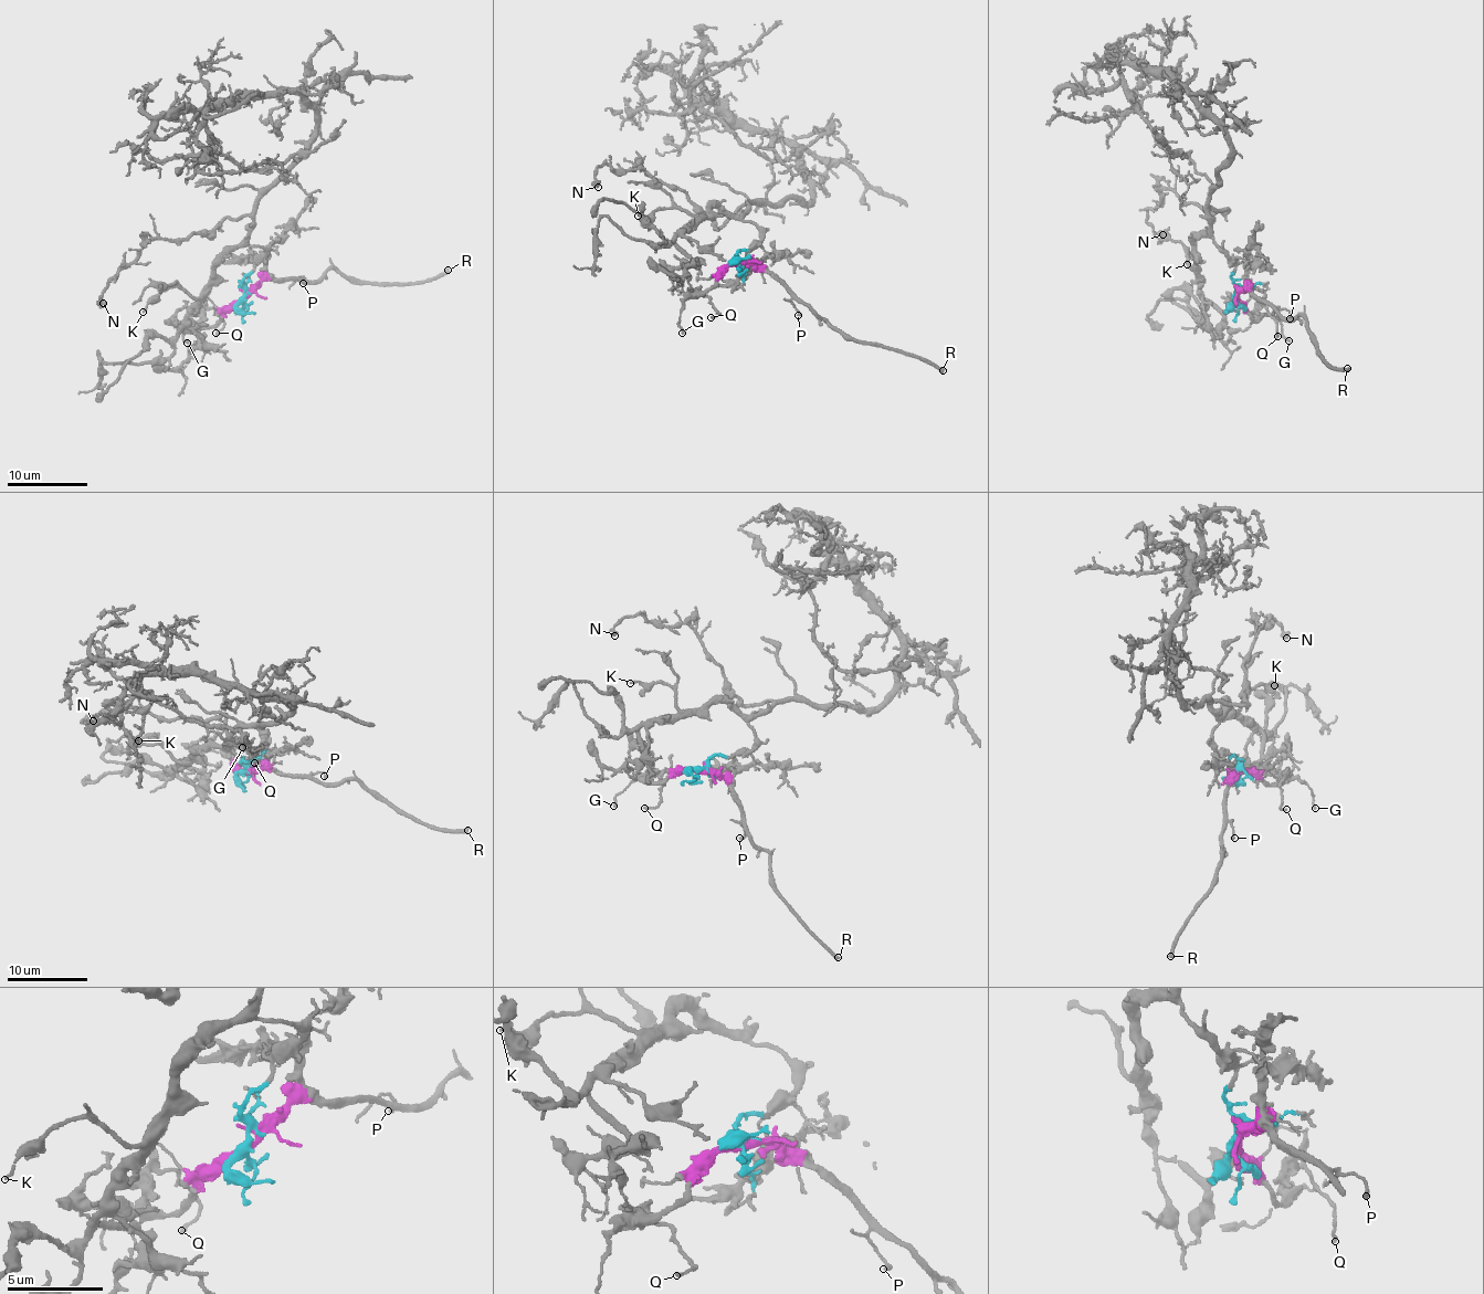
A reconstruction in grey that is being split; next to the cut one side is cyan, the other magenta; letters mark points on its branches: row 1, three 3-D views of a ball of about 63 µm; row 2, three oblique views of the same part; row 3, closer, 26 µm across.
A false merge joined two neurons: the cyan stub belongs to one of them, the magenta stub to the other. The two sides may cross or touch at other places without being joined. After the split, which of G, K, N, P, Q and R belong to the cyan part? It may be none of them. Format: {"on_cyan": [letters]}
{"on_cyan": ["K", "N"]}

